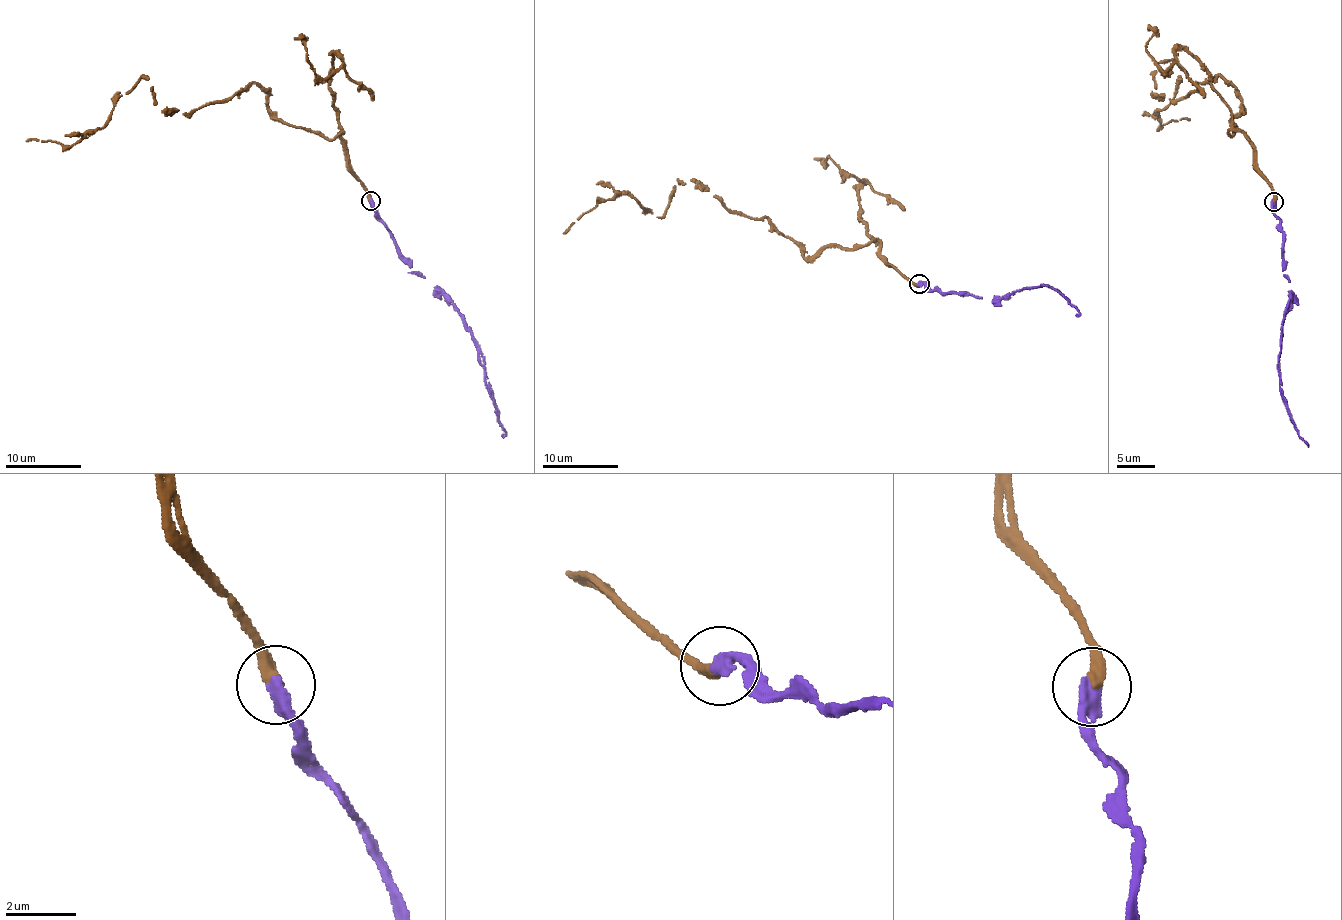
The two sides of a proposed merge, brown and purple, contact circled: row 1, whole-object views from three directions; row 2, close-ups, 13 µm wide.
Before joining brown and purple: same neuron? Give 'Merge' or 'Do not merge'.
Merge

